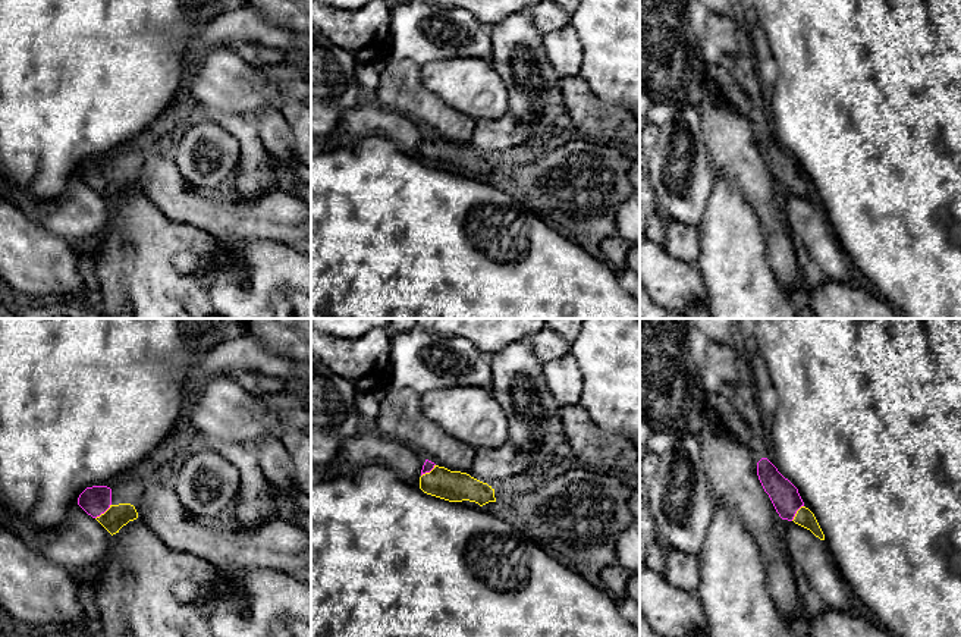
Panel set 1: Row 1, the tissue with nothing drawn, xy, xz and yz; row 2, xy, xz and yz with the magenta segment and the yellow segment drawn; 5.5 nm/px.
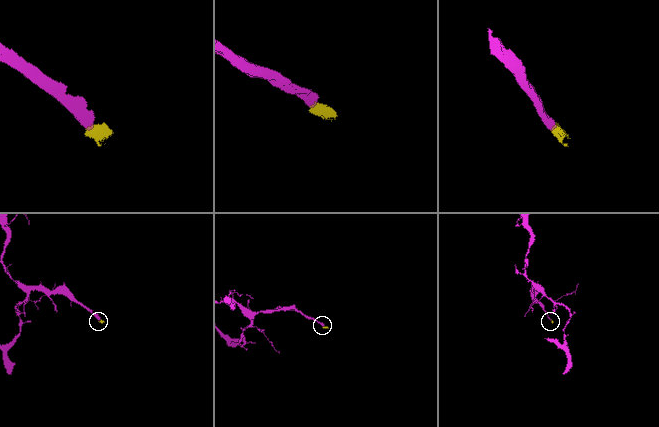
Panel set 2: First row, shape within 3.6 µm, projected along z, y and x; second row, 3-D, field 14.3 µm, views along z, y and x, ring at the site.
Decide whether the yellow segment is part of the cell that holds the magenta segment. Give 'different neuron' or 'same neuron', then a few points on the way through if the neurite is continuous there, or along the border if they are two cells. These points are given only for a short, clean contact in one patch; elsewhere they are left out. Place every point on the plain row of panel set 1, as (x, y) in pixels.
same neuron; runs through xy (94, 172), (103, 184), (118, 187)

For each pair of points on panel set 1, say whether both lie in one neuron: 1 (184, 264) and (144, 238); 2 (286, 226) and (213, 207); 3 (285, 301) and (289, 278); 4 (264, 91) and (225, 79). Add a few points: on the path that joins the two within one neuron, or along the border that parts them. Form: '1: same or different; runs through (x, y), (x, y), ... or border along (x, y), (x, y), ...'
1: different; border along (173, 257), (173, 263), (182, 272), (203, 279)
2: same; runs through (269, 219), (231, 219)
3: different; border along (295, 289), (279, 288), (272, 303)
4: same; runs through (254, 91), (245, 91), (235, 85)

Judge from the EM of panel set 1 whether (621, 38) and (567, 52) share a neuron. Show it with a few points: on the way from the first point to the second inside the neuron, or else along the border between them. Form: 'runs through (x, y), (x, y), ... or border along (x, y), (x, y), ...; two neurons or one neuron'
runs through (608, 43), (580, 46); one neuron

